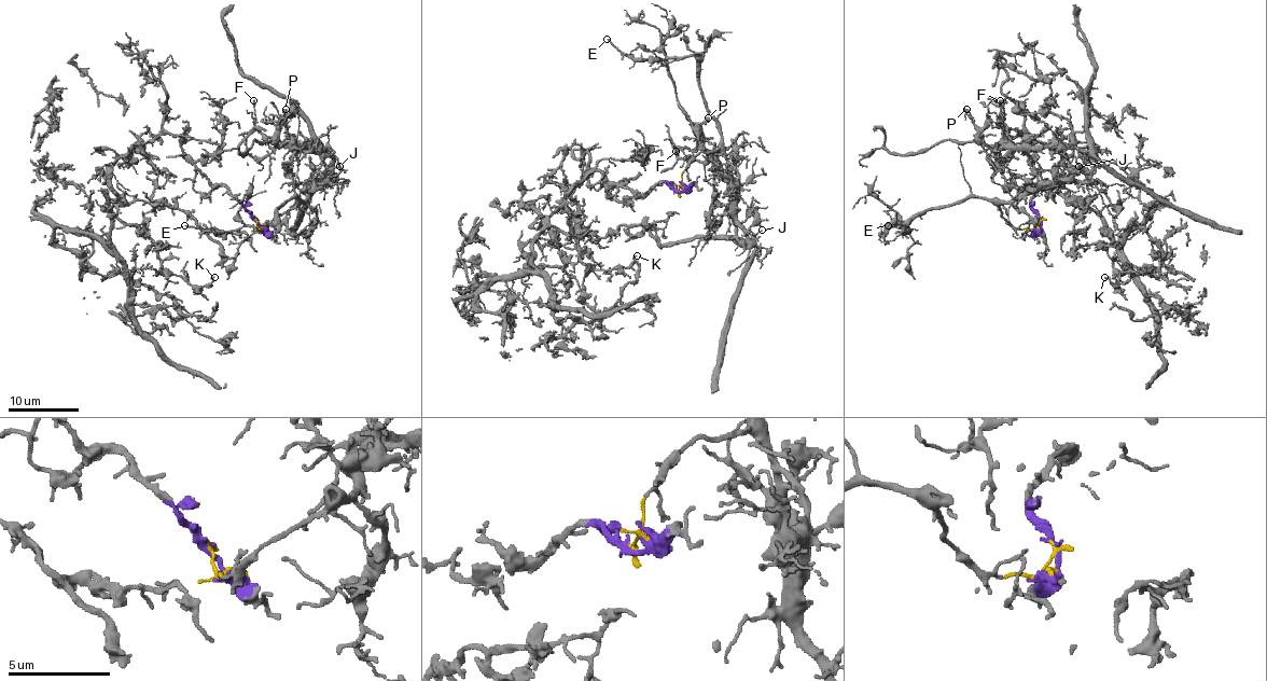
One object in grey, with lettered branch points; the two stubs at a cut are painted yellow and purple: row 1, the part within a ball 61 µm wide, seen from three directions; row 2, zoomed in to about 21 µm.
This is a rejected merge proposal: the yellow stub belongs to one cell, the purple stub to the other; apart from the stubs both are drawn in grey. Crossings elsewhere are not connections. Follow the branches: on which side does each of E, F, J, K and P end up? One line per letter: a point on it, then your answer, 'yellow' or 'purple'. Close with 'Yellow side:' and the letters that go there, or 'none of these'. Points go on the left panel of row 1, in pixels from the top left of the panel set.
E: at (184, 225); yellow
F: at (253, 100); yellow
J: at (339, 166); yellow
K: at (214, 277); purple
P: at (286, 109); yellow
Yellow side: E, F, J, P

